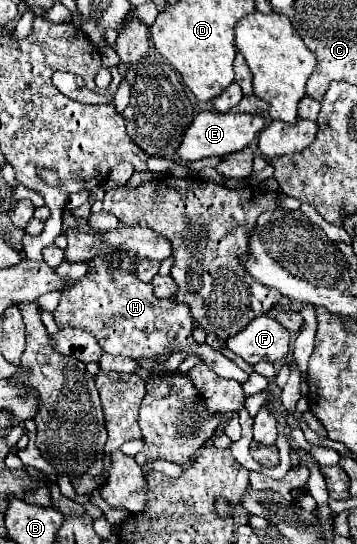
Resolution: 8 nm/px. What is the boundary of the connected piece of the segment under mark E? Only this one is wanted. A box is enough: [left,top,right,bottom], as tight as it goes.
[176,110,264,162]

